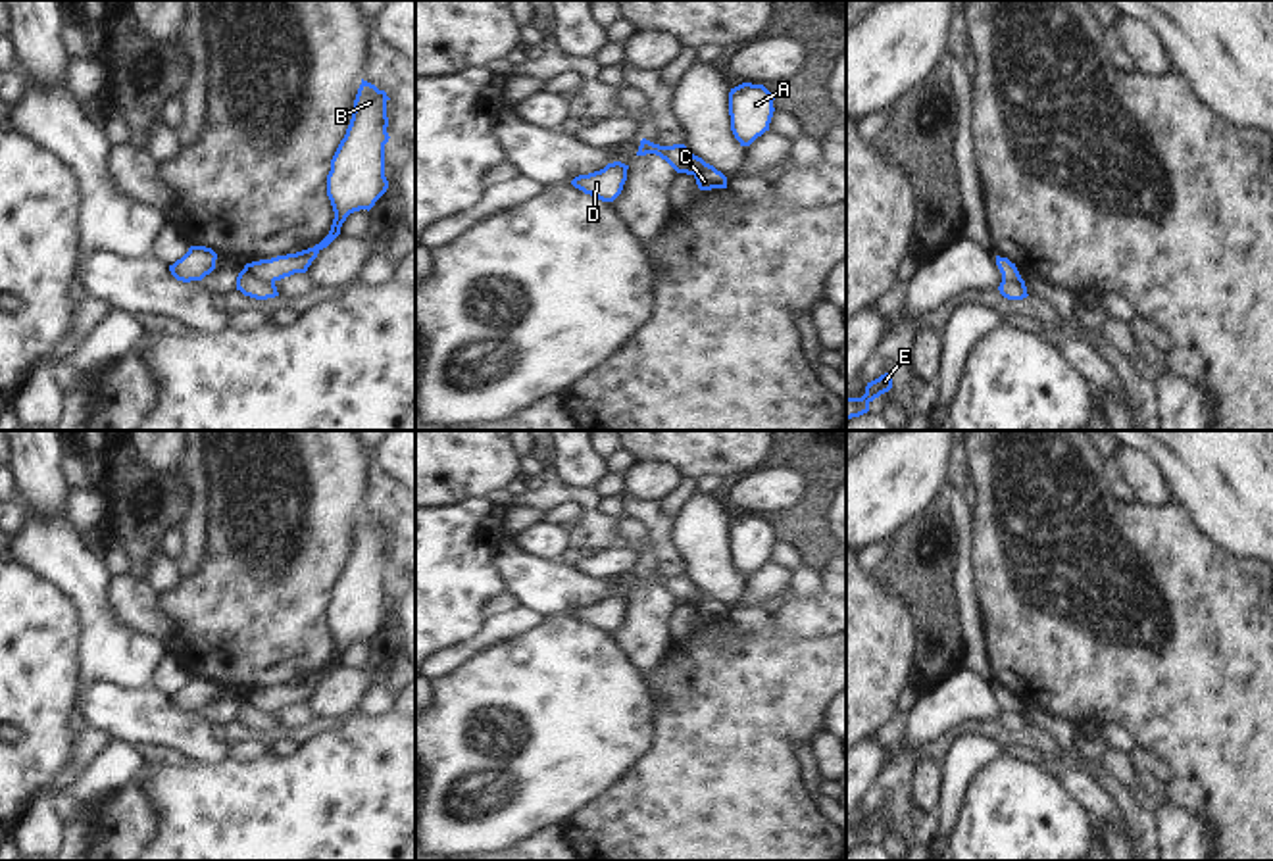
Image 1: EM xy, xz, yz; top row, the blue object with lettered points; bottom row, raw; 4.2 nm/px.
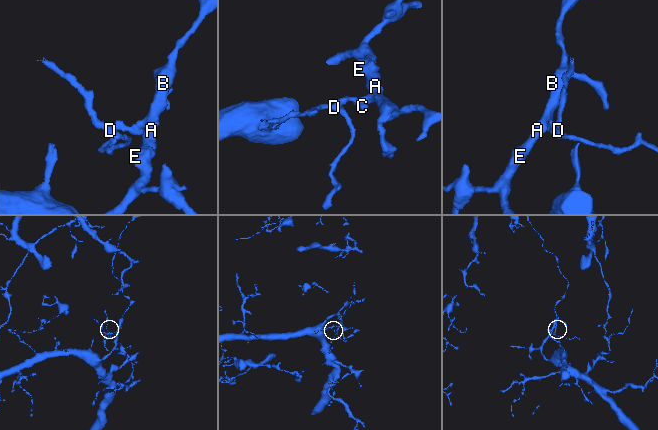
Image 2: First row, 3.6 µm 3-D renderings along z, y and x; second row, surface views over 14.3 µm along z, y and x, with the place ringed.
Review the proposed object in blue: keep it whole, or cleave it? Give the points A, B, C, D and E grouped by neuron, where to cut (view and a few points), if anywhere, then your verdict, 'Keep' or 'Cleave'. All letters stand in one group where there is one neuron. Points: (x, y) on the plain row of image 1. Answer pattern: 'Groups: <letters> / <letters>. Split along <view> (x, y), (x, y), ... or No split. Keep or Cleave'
Groups: A B E / C D. Split along xy (245, 698), (260, 710), (274, 713). Cleave

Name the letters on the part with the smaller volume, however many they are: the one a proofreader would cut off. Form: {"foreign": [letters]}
{"foreign": ["C", "D"]}

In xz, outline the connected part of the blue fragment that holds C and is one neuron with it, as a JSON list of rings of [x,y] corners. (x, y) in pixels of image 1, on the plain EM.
[[[646,569],[640,571],[636,586],[656,584],[677,603],[696,609],[700,621],[727,619],[727,607],[710,594],[700,594],[685,575],[660,577]]]

